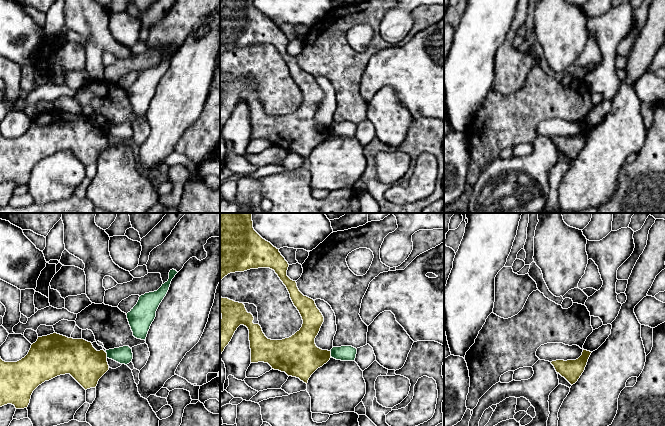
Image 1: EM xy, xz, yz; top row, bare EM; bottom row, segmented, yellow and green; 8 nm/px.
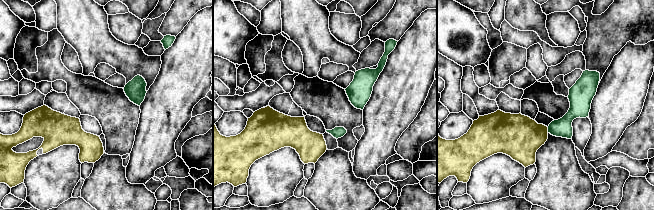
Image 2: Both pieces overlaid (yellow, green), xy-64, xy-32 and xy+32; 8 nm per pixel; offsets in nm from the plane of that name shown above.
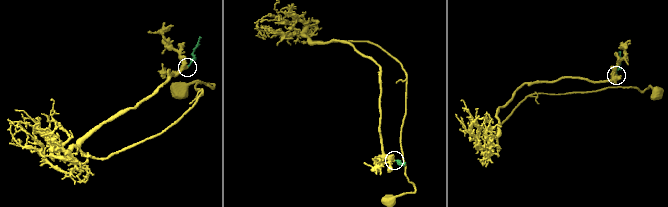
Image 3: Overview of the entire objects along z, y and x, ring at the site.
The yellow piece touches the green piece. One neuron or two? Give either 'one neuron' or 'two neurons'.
two neurons

